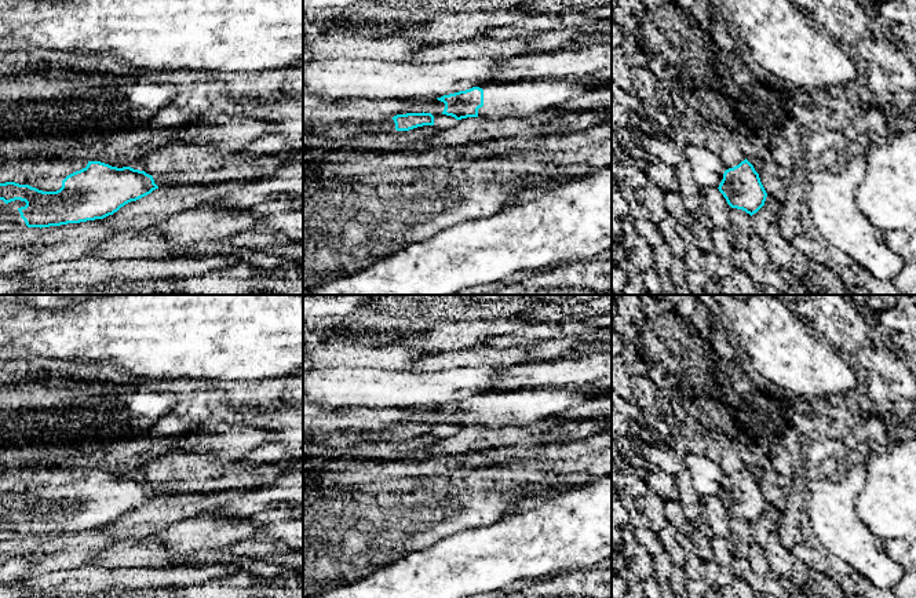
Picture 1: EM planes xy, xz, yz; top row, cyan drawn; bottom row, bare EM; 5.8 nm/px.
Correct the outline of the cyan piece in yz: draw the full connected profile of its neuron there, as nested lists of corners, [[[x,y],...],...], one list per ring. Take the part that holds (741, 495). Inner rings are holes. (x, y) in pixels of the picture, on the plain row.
[[[747,467],[725,480],[718,497],[731,517],[742,518],[751,525],[764,514],[767,506],[759,482]]]

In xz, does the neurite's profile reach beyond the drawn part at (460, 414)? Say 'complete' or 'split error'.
split error

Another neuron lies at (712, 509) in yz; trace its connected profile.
[[[716,496],[701,497],[701,514],[707,518],[714,535],[731,539],[730,518],[723,503]]]

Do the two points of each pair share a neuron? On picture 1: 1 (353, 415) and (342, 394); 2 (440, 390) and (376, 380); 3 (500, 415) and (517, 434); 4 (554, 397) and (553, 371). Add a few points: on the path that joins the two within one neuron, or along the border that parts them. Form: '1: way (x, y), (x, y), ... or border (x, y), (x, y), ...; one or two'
1: border (324, 403), (331, 405), (380, 408); two
2: way (424, 389), (391, 389); one
3: border (542, 419), (525, 425), (477, 426); two
4: border (586, 383), (521, 387); two

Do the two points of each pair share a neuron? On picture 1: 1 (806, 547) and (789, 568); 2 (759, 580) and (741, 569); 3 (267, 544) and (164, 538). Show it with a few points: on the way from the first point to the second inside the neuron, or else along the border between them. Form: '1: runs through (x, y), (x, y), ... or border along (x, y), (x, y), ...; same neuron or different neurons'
1: border along (789, 550), (810, 568); different neurons
2: runs through (755, 580), (745, 572); same neuron
3: runs through (241, 544), (234, 538), (190, 538); same neuron

